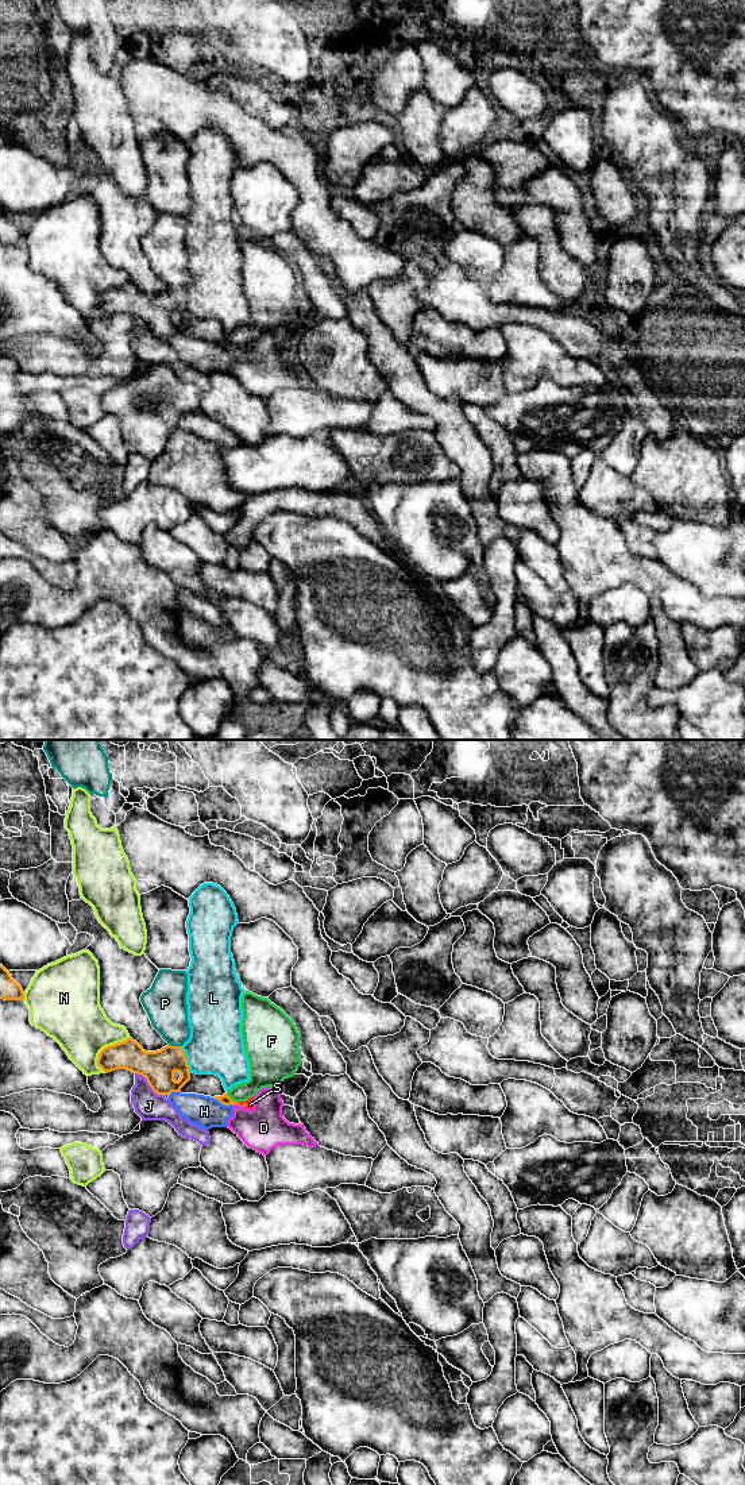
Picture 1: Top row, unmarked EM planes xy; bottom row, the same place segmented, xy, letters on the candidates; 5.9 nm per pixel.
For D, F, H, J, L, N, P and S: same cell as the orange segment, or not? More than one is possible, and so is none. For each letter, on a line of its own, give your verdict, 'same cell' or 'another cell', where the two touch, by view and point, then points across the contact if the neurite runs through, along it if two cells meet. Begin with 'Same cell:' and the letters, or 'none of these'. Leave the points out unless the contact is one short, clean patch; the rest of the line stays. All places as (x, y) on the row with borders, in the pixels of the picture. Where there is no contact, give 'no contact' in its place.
Same cell: none of these
D: another cell; contact xy (238, 1103)
F: another cell; contact xy (230, 1098); border xy (226, 1094), (236, 1102)
H: another cell; contact xy (223, 1103); border xy (212, 1098), (232, 1106)
J: another cell; contact xy (149, 1084)
L: another cell; contact xy (185, 1059)
N: another cell; contact xy (104, 1048)
P: another cell; contact xy (174, 1046); border xy (169, 1044), (180, 1046)
S: another cell; contact xy (243, 1104)

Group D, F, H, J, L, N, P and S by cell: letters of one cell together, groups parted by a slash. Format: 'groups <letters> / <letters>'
groups D H S / F / J / L / N / P

